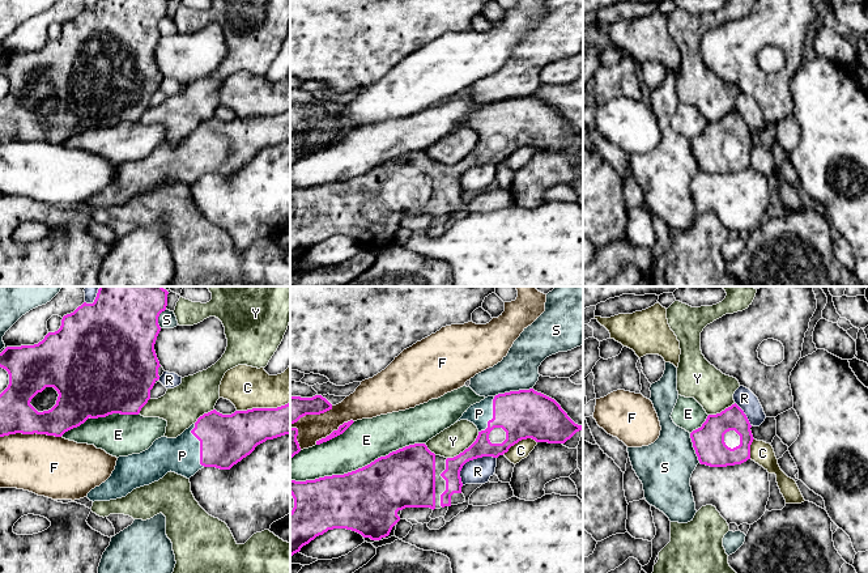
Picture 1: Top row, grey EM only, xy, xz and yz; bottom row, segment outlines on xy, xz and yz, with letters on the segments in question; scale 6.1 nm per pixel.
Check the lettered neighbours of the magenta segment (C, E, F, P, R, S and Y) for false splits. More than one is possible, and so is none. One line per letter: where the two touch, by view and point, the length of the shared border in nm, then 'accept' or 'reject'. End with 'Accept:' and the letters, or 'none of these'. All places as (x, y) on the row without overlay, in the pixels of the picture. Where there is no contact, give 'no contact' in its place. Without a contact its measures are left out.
C: contact xy (263, 115); length 340 nm; reject
E: contact xz (358, 175); length 850 nm; reject
F: contact xy (30, 140); length 380 nm; reject
P: contact xy (200, 153); length 280 nm; accept
R: contact xz (469, 166); length 280 nm; reject
S: contact xz (513, 98); length 240 nm; reject
Y: contact xz (466, 156); length 260 nm; reject
Accept: P

